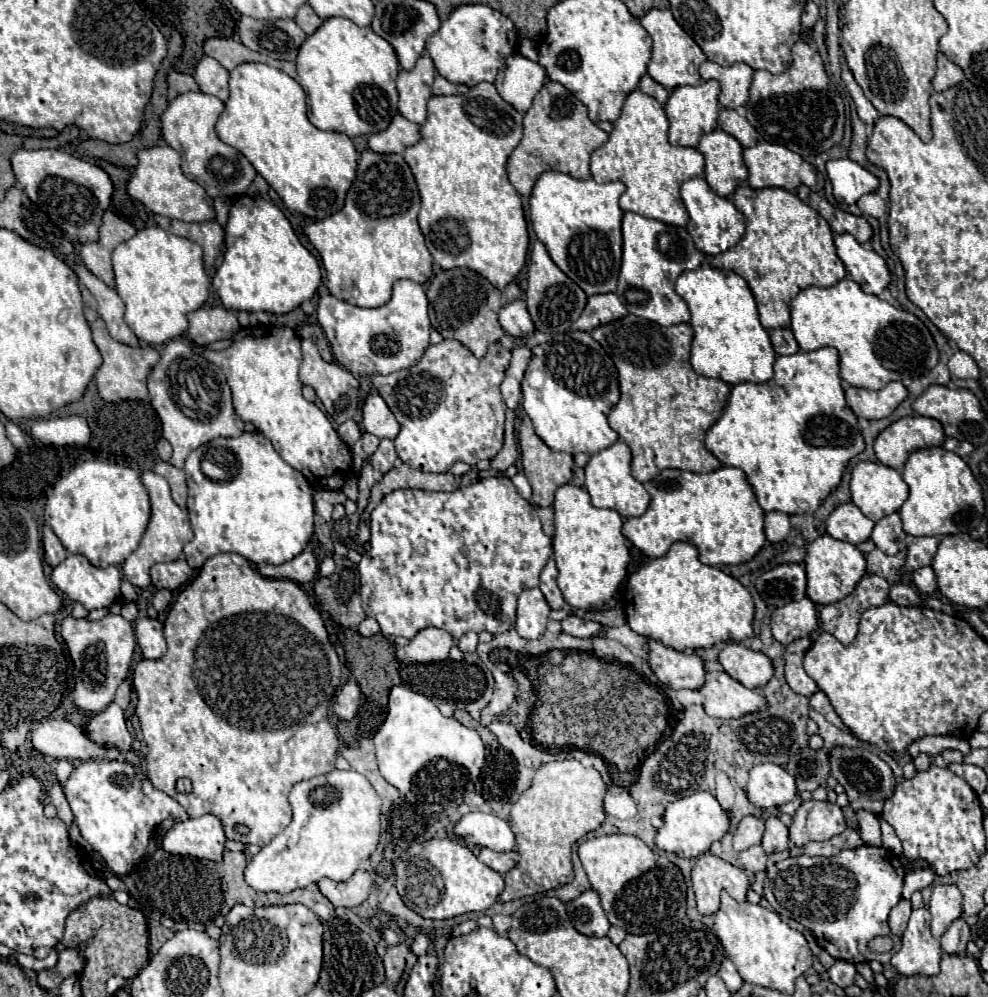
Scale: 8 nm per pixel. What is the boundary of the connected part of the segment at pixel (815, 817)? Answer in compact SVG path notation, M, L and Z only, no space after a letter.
M806 800L794 814L790 840L794 846L804 846L814 840L828 840L846 830L846 820L840 806L832 802Z

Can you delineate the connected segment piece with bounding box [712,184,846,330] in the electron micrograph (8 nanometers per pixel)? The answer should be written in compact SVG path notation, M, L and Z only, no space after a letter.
M742 184L732 194L732 202L746 216L746 232L734 248L714 256L712 266L720 268L720 270L732 270L748 280L748 286L758 304L760 322L766 330L788 328L790 326L790 302L800 290L804 290L808 286L826 286L828 288L828 286L838 284L846 276L846 268L836 254L834 234L832 234L828 222L816 210L812 210L808 204L804 204L794 192L788 192L782 188L754 190L748 184Z

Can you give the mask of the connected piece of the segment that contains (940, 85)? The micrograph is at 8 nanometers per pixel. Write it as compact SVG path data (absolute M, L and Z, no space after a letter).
M938 54L938 70L936 70L936 76L932 78L934 90L942 92L950 86L956 86L962 80L964 80L964 72L960 70L960 66L956 66L948 58L944 58L944 54Z

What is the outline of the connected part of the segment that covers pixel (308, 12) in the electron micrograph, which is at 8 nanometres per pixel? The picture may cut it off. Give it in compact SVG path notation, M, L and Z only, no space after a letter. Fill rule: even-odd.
M304 4L304 6L300 6L300 10L298 10L298 14L296 14L296 24L306 32L306 34L314 34L318 28L320 28L320 24L322 24L322 20L314 14L314 10L308 6L308 4Z

